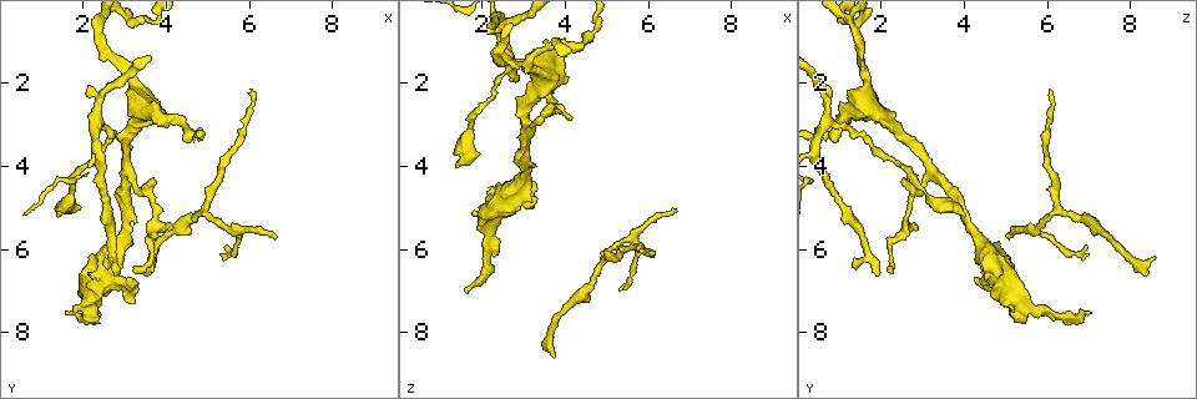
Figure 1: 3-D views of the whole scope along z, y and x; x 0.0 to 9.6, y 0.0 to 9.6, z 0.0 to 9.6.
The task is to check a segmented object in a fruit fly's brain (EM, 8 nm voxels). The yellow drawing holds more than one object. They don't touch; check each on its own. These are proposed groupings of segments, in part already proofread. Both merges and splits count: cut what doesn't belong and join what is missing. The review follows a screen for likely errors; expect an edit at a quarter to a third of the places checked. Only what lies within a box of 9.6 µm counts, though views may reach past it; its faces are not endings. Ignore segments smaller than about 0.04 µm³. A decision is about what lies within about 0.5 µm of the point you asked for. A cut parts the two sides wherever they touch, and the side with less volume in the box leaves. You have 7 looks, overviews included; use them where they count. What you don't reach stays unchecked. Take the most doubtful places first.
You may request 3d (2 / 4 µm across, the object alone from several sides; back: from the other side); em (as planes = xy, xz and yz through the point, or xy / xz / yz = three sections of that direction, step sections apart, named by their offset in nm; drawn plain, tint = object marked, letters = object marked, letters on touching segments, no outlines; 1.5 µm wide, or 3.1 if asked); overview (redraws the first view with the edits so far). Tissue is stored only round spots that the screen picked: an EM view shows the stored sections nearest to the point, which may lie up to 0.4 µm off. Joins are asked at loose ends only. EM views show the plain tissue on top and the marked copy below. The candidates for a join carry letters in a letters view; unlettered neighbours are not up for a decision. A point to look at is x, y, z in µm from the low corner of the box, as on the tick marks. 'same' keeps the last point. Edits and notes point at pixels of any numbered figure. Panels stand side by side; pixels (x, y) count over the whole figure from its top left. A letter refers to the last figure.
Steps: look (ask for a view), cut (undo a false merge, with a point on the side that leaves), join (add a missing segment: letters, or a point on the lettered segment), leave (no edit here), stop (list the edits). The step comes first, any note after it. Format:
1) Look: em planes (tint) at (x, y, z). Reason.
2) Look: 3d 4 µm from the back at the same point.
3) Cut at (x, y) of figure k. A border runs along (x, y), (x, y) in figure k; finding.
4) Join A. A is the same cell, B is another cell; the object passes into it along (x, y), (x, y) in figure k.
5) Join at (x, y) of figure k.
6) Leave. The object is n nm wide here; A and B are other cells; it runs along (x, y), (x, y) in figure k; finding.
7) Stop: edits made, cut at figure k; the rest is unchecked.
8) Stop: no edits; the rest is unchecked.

Look: em planes (letters) at (6.00, 2.20, 6.15). End of a long branch.

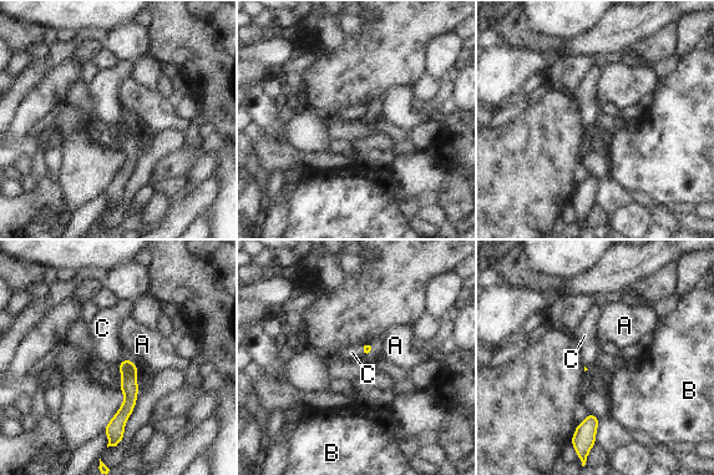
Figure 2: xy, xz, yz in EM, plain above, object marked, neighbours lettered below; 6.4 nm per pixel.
Join C. C is the same cell, A and B are other cells; the object passes into it along (128, 385), (121, 362), (102, 328) in figure 2; the cell continues.

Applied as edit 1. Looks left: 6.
Look: overview. Redraw.

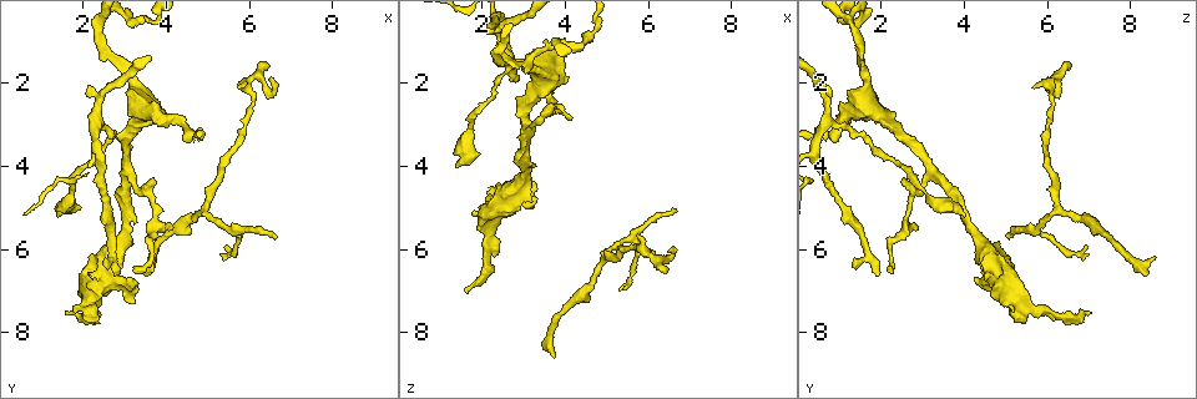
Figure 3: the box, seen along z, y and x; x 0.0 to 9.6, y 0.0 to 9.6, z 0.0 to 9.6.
Look: em planes (letters) at (6.65, 5.70, 5.05). Thin end.

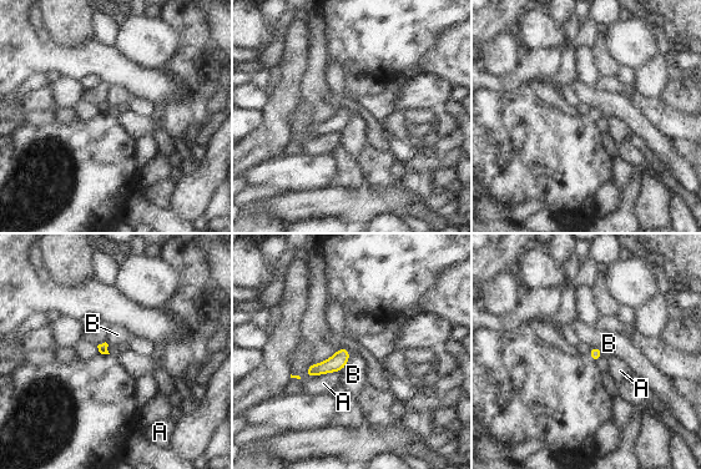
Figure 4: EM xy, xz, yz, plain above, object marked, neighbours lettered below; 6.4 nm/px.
Leave. The longest contact is with A, 220 nm; A and B are other cells; a border runs along (349, 351), (349, 358), (339, 372) in figure 4; none of them fits.

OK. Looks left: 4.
Look: em planes (tint) at (3.95, 2.90, 1.10). Sudden change in width.

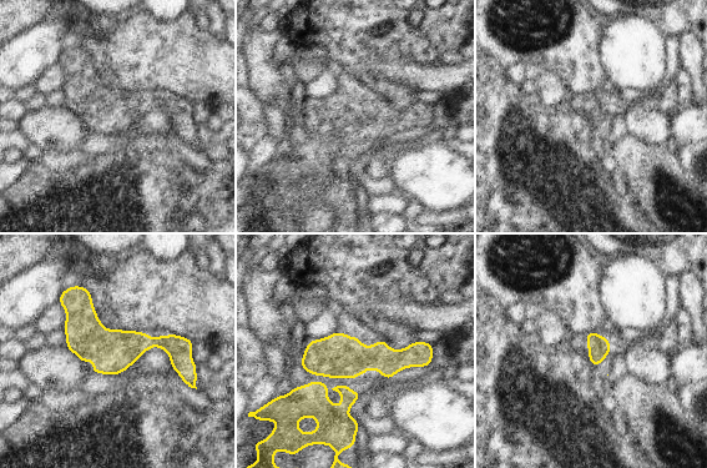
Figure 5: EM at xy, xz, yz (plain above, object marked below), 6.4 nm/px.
Look: em planes (letters) at the same point.

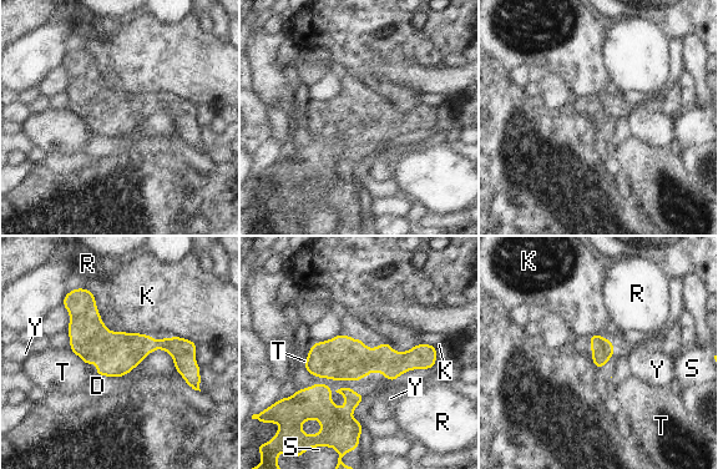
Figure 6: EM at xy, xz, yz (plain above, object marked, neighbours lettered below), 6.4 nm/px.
Leave. D, K, R, S, T and Y are other cells; a border runs along (95, 374), (115, 377) in figure 6; one cell here.

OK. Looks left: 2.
Stop: edits made, join at figure 2; the rest is unchecked.

